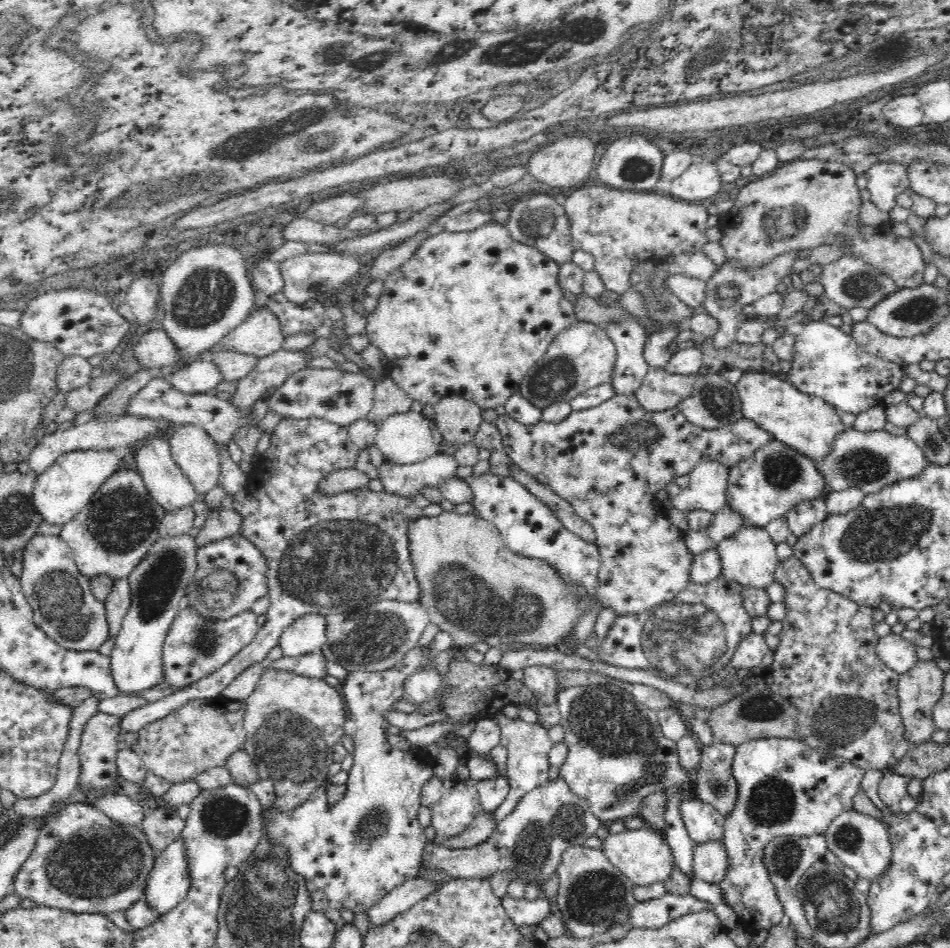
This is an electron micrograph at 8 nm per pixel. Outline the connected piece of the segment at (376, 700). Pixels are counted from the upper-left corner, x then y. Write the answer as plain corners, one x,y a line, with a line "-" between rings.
416,647
404,655
404,658
392,668
384,672
369,673
366,671
349,671
339,686
341,696
346,700
348,713
344,726
344,735
354,741
354,765
349,772
346,783
347,792
335,806
329,807
324,796
325,787
318,786
308,801
302,805
279,812
279,810
263,810
262,824
272,843
282,843
289,853
289,862
294,873
305,878
312,908
314,912
324,912
327,908
336,910
346,909
352,912
366,913
372,905
388,894
396,886
418,877
424,847
428,842
424,835
424,827
418,822
417,814
421,805
421,791
428,780
434,775
434,759
425,749
414,750
393,749
388,744
388,735
385,730
387,720
383,718
385,713
395,710
394,703
403,700
404,681
420,667
435,667
429,656
429,647

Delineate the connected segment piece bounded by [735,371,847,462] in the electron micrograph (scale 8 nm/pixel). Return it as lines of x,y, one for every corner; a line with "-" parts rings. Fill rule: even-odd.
746,371
735,386
740,396
744,417
752,419
760,428
772,433
774,439
782,441
815,462
820,462
820,458
832,452
832,442
836,440
838,434
847,429
838,415
838,410
832,405
820,397
799,392
787,379
781,379
778,375
762,371

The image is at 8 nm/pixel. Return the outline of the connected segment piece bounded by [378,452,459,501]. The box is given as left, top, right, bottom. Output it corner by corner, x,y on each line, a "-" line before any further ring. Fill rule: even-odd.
440,452
414,464
401,465
385,460
378,469
379,480
386,493
406,496
413,501
414,496
420,496
422,488
437,488
448,478
457,478
458,466
452,455

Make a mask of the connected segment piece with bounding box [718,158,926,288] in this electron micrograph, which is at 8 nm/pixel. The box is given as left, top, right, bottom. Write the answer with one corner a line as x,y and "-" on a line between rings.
830,158
826,161
818,159
798,159
794,162
790,162
790,164
786,164
786,166
779,166
774,170
774,172
760,177
760,180
756,180
756,182
750,182
748,186
744,186
744,188
740,190
738,196
735,196
735,203
730,211
726,214
720,214
720,222
718,226
723,233
723,238
720,243
725,249
727,259
737,260
737,262
740,262
741,266
743,266
743,270
756,270
756,268
762,268
762,266
768,264
768,262
772,262
776,256
780,256
780,254
785,254
786,252
791,252
792,250
812,250
823,245
842,245
842,247
846,245
846,255
851,255
852,257
861,259
864,263
868,263
868,265
872,265
872,267
876,267
876,269
880,270
880,273
884,273
888,275
888,277
892,278
892,281
894,281
898,287
916,288
920,286
920,284
924,284
924,271
926,265
920,248
918,248
912,239
897,236
894,234
892,229
888,230
886,233
884,230
882,230
882,232
877,231
877,228
872,227
871,225
860,227
860,189
858,189
856,180
857,176
853,173
850,166
840,163
837,159
835,160
834,158

